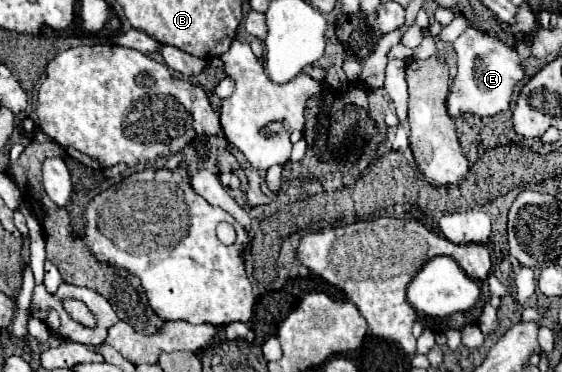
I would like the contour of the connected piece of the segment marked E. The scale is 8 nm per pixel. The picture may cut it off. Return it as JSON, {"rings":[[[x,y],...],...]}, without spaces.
{"rings":[[[471,26],[454,40],[452,46],[458,54],[458,76],[448,98],[450,116],[464,112],[470,112],[474,116],[496,116],[508,110],[512,90],[516,82],[524,78],[518,52],[514,48],[504,46],[498,38],[490,38],[488,34],[478,32]]]}

